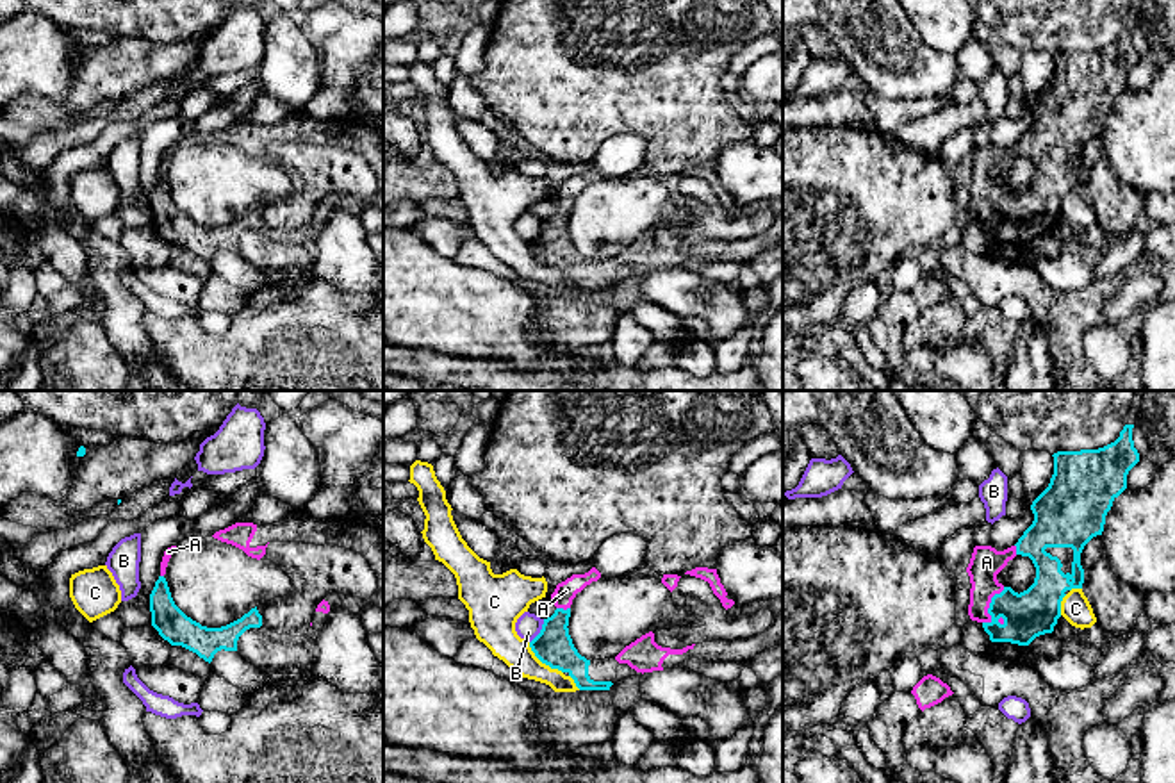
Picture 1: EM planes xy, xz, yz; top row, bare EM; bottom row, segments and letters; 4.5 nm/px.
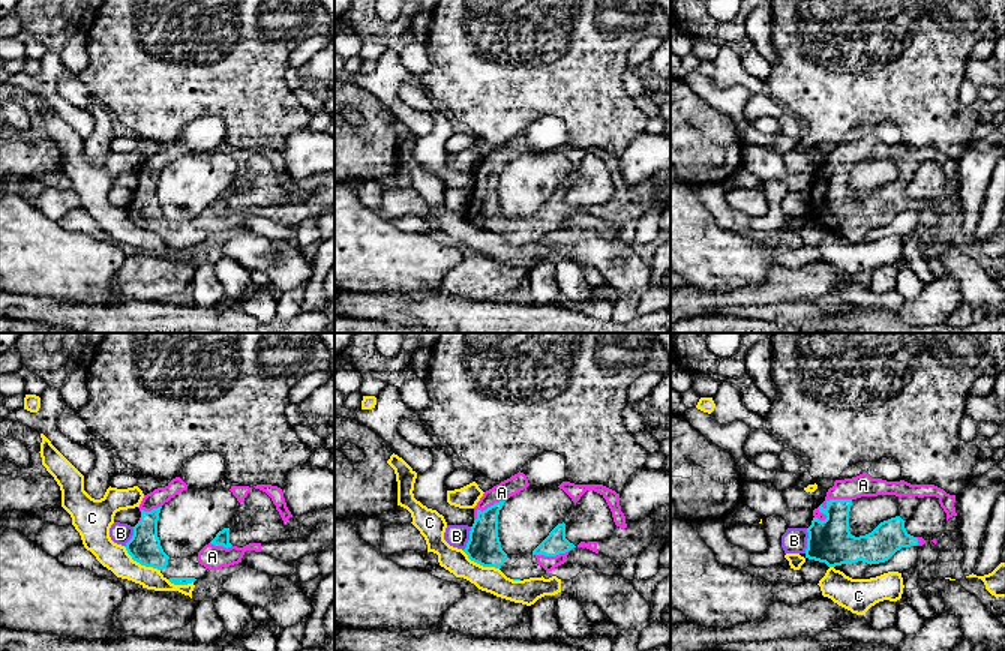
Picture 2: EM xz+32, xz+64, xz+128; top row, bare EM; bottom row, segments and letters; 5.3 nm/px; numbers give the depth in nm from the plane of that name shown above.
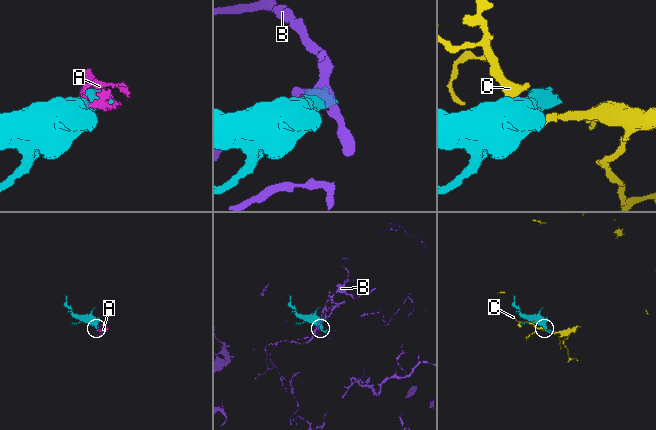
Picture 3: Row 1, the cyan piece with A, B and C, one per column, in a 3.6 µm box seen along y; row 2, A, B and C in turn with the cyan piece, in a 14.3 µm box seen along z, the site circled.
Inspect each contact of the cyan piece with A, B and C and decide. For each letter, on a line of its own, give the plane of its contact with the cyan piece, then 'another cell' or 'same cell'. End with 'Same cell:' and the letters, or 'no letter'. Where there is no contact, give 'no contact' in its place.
A: yz | same cell
B: xz | another cell
C: xz | another cell
Same cell: A

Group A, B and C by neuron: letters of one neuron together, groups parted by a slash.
A / B / C

